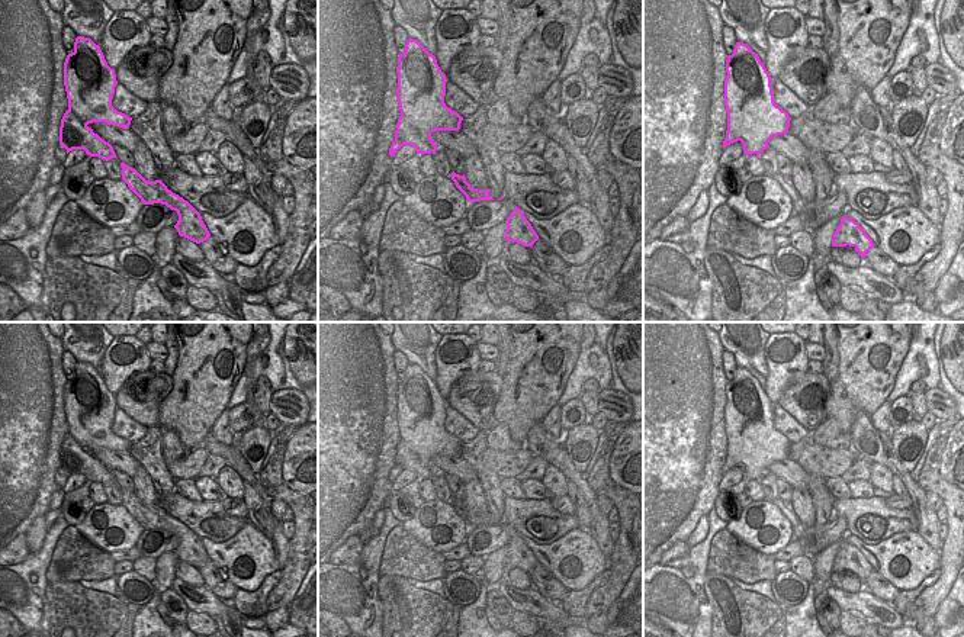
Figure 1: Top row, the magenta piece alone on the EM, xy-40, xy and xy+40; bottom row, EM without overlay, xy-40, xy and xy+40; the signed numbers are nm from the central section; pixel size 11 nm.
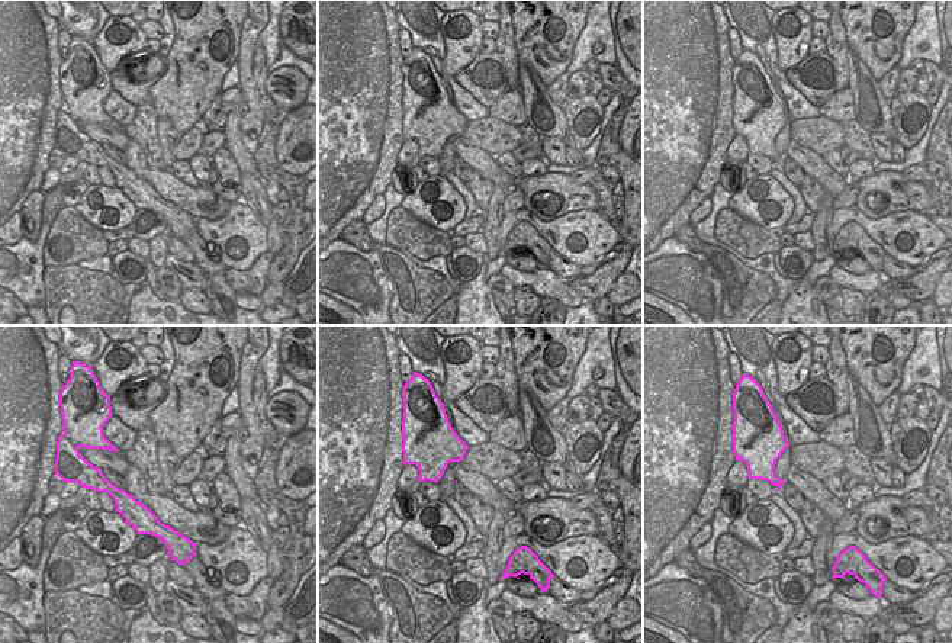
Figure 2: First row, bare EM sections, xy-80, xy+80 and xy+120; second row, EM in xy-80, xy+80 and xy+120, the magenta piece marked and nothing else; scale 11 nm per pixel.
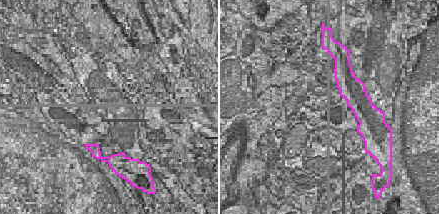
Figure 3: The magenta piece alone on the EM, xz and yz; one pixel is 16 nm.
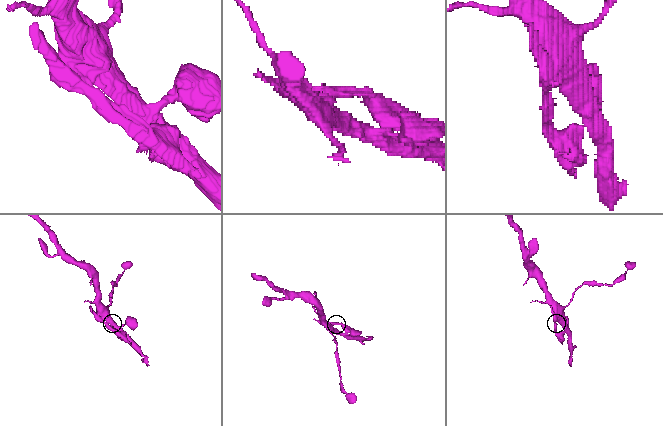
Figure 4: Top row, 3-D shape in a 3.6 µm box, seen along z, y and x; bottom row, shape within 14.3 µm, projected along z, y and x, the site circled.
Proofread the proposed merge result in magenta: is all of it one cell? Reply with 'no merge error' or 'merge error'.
merge error

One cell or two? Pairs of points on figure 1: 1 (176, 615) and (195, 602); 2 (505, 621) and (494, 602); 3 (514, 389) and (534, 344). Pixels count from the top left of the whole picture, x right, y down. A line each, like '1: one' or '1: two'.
1: two
2: one
3: one

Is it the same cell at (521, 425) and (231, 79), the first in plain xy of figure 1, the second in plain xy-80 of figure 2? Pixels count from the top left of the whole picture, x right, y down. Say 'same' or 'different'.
different

